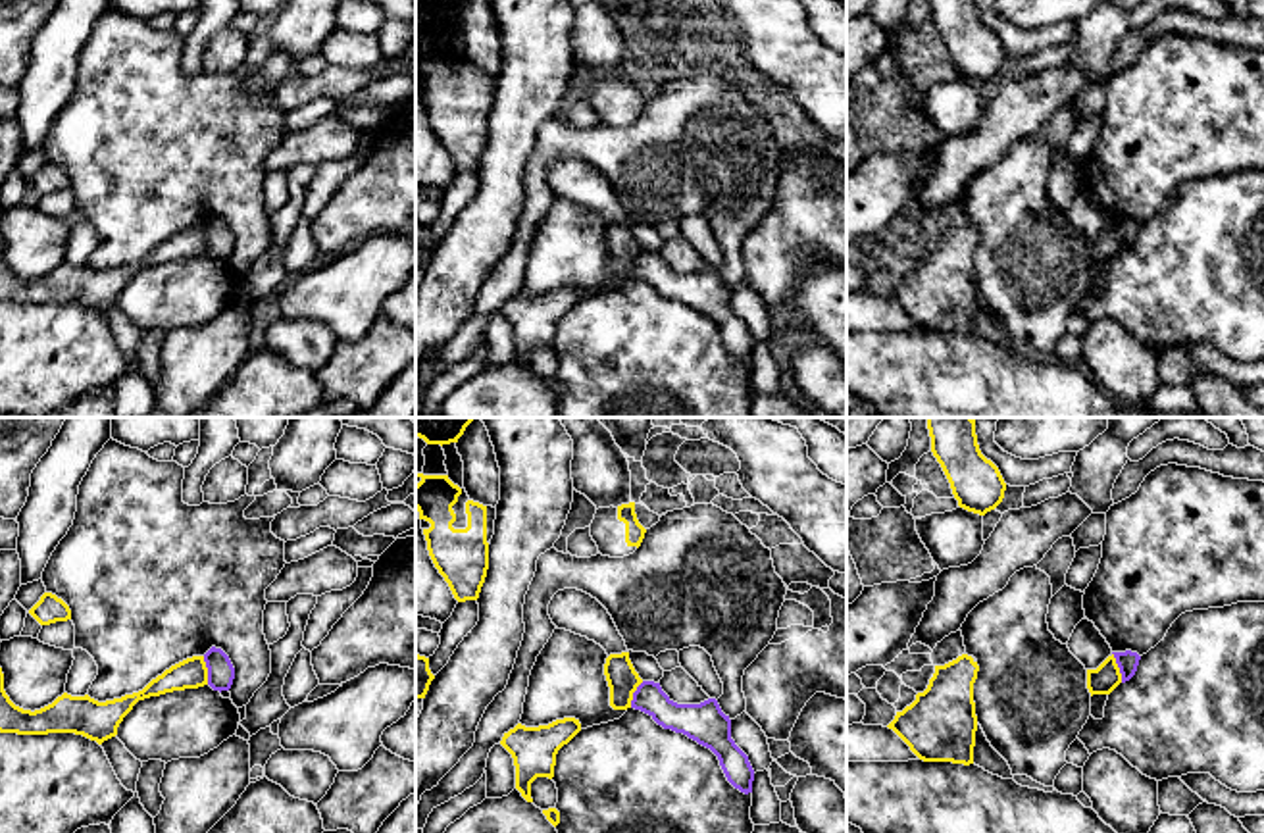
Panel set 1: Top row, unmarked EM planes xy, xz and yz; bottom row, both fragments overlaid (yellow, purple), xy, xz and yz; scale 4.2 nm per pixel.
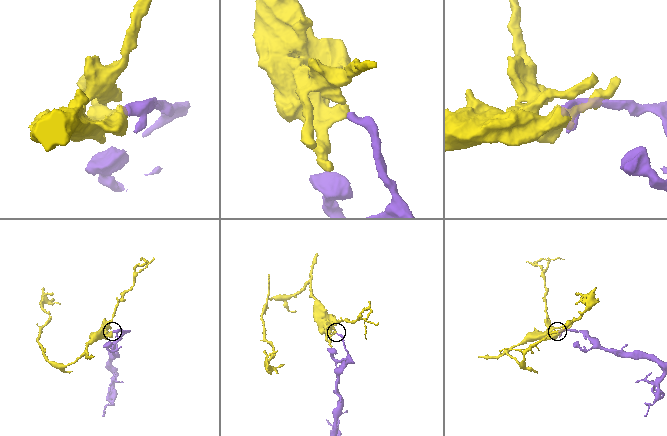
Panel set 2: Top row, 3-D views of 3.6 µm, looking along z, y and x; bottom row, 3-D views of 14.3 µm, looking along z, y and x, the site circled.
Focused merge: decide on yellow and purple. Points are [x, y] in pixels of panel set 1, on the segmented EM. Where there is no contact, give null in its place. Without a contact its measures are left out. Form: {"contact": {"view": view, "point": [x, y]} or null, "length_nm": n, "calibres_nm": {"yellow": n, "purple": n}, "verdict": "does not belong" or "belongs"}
{"contact": {"view": "yz", "point": [1118, 668]}, "length_nm": 130, "calibres_nm": {"yellow": 120, "purple": 90}, "verdict": "does not belong"}

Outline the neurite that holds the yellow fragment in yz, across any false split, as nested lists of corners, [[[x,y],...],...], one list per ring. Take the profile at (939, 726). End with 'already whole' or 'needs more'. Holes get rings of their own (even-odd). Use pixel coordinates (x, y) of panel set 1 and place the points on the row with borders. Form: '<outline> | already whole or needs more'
[[[962,654],[935,666],[923,693],[887,725],[923,762],[973,764],[977,662]]] | already whole

